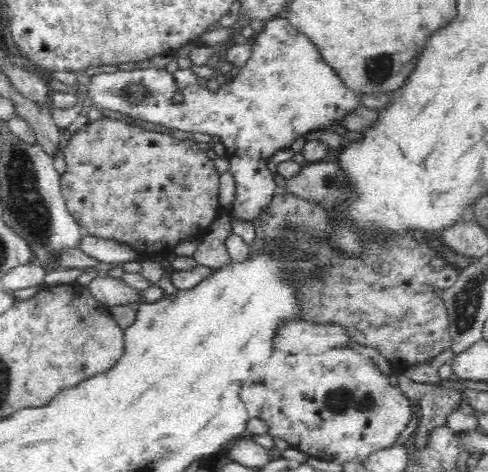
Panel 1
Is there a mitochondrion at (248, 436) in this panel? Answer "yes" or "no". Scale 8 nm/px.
no

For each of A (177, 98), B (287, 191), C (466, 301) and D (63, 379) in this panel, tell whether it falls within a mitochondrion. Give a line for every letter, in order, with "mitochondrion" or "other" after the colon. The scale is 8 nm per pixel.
A: mitochondrion
B: other
C: mitochondrion
D: other

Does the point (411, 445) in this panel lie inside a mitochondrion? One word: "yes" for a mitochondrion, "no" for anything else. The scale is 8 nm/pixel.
no

